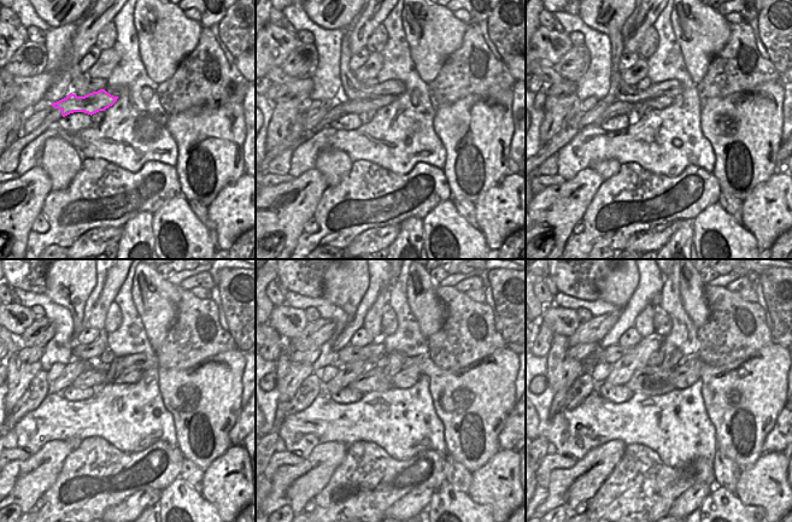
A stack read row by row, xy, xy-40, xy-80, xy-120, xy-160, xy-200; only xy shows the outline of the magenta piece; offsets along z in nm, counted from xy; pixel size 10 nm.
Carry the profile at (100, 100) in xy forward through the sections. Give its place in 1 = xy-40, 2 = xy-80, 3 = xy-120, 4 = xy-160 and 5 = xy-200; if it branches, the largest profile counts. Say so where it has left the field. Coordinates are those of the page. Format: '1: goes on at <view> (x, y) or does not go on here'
1: goes on at xy-40 (358, 106)
2: goes on at xy-80 (661, 101)
3: goes on at xy-120 (130, 375)
4: goes on at xy-160 (406, 377)
5: goes on at xy-200 (684, 375)

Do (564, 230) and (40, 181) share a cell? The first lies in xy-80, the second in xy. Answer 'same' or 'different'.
same

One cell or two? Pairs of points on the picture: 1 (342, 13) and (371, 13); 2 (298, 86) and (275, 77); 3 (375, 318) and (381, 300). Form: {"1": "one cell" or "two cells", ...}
{"1": "two cells", "2": "one cell", "3": "one cell"}

